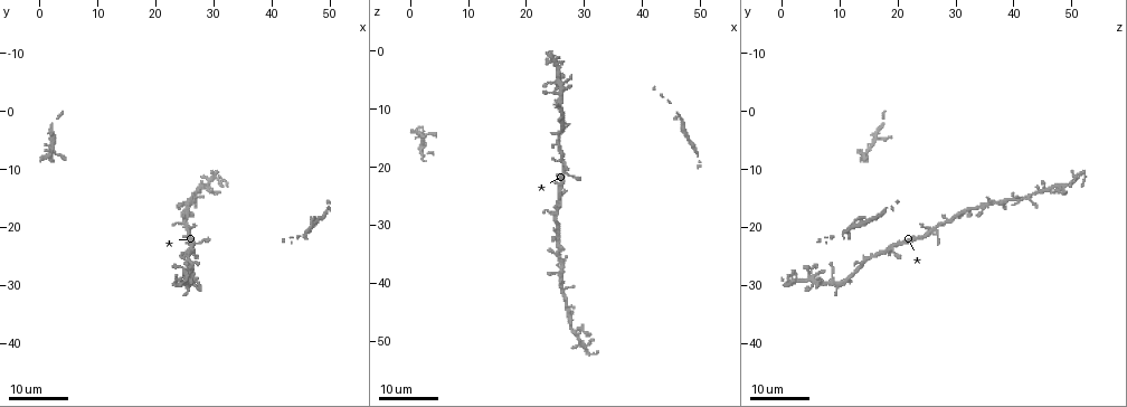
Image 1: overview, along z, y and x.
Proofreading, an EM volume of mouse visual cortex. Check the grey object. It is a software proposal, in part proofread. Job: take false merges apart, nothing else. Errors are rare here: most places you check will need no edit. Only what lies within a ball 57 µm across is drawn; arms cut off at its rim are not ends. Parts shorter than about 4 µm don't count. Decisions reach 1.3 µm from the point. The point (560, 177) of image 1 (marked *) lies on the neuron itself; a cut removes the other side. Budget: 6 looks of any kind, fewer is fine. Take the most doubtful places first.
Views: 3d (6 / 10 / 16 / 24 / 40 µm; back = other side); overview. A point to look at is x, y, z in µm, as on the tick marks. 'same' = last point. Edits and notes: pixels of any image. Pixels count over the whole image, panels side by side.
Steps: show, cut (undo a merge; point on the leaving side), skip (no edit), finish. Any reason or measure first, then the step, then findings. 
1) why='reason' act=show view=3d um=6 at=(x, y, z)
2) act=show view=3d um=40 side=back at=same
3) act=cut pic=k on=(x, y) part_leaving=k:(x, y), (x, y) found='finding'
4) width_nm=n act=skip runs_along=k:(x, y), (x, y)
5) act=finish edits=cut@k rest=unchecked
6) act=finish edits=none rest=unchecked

why='three-way junction' act=show view=3d um=24 at=(27.0, 23.0, 21.0)

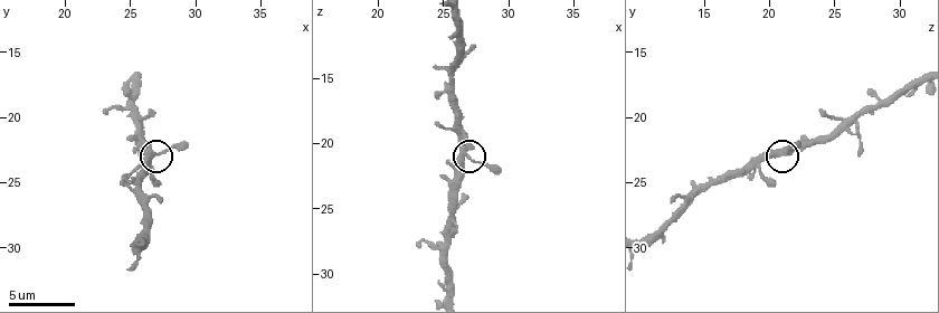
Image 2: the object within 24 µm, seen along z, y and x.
why='closer look' act=show view=3d um=6 at=(26.8, 22.8, 20.8)

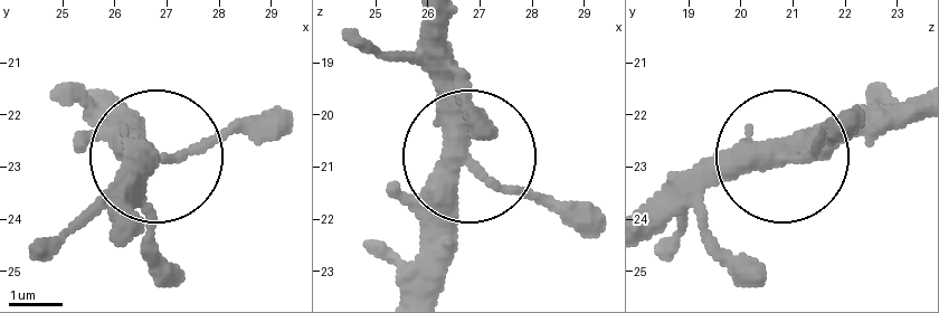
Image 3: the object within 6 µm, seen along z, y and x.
width_nm=320 act=skip found='one neuron here'

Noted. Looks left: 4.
why='branch point' act=show view=3d um=16 at=(26.4, 26.4, 13.6)

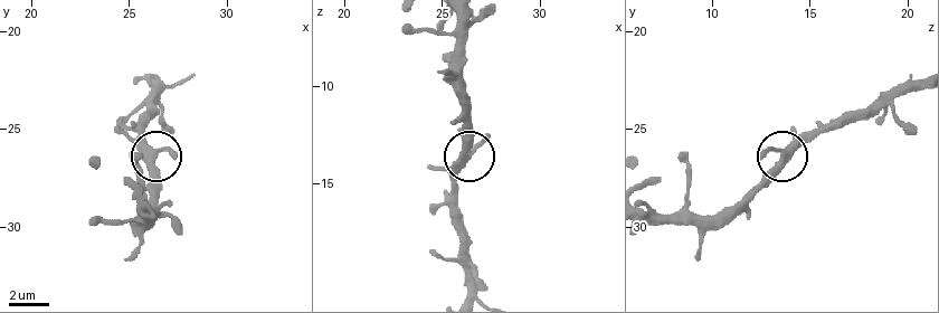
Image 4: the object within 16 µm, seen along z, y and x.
side_arm_um=26 arms=3 act=skip found='continuous, no second neuron'

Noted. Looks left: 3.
why='four arms meet' act=show view=3d um=10 at=(24.4, 19.4, 28.2)

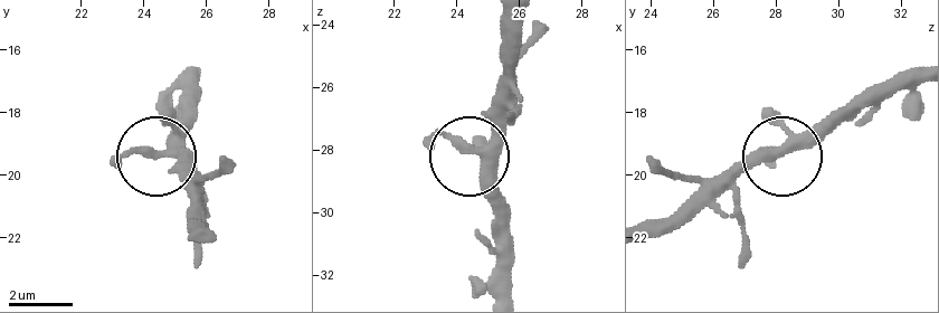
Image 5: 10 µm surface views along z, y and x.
act=show view=3d um=10 side=back at=(24.4, 19.3, 28.0)

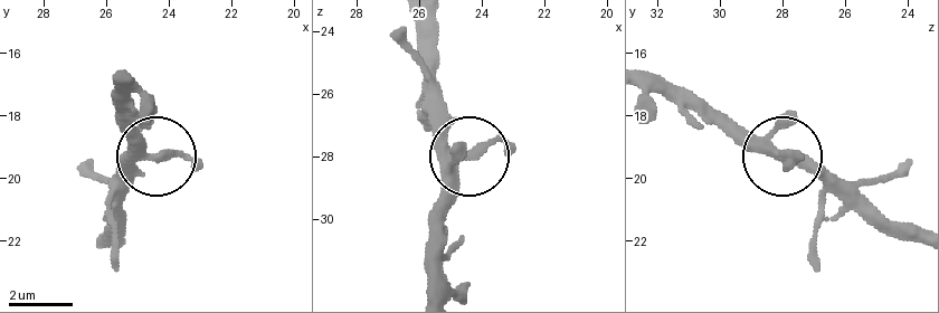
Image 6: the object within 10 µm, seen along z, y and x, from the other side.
act=skip runs_along=6:(913, 242), (873, 228), (817, 177), (753, 142), (723, 115) found='continuous, no second neuron'

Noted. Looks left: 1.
act=finish edits=none rest=unchecked

